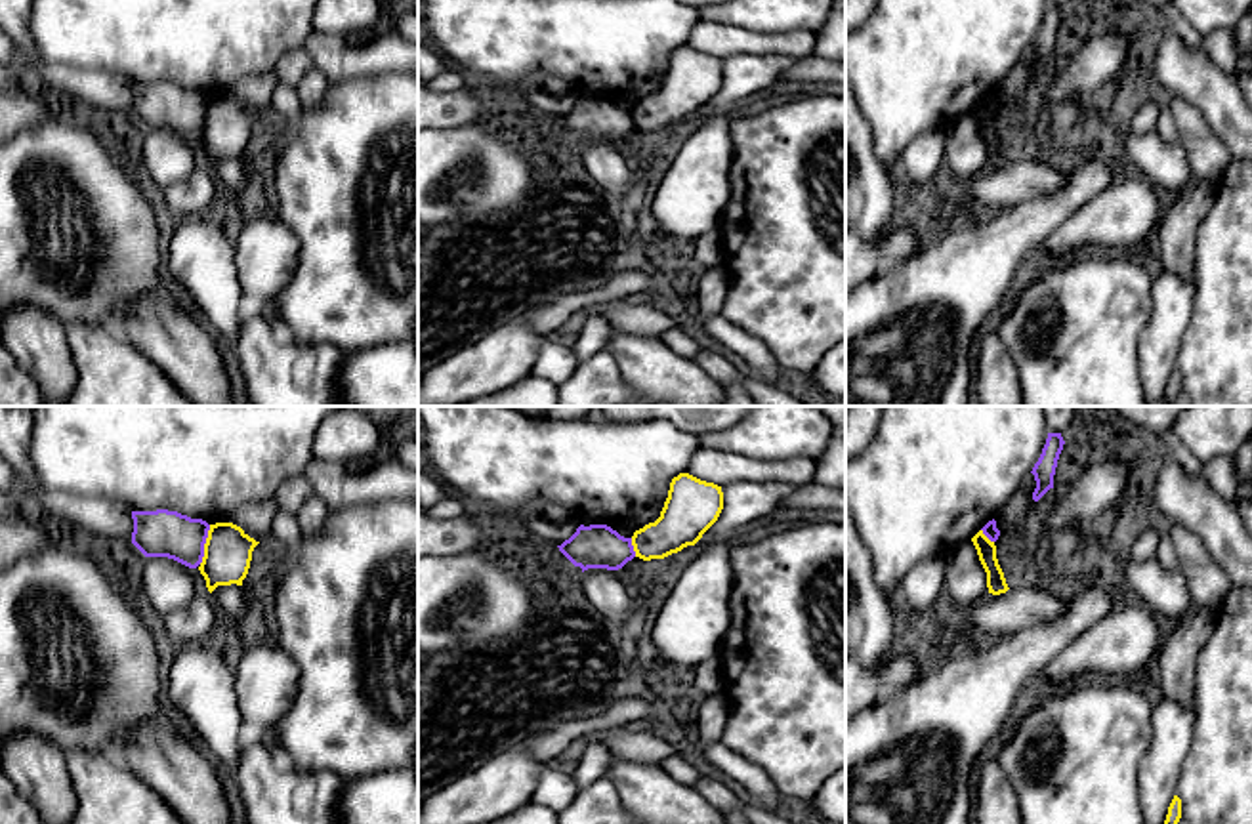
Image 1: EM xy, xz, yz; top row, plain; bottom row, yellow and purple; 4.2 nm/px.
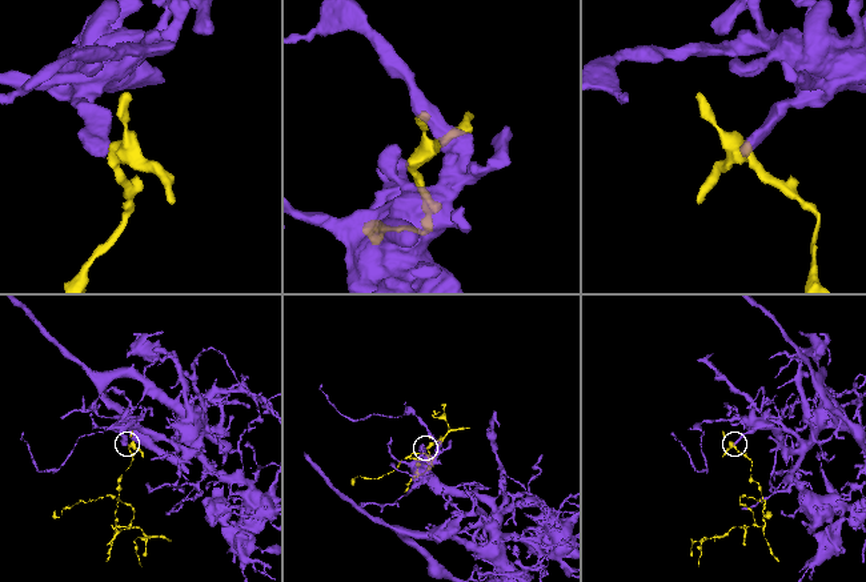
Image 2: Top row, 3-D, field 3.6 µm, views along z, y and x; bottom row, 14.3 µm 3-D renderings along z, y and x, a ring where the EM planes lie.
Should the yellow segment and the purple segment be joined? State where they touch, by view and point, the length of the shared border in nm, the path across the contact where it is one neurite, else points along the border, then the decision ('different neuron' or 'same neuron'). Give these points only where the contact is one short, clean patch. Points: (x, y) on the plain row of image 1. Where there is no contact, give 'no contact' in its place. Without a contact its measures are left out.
meets yellow in xy at (205, 117); contact 180 nm long; border along xy (210, 98), (205, 128), (199, 136); different neuron

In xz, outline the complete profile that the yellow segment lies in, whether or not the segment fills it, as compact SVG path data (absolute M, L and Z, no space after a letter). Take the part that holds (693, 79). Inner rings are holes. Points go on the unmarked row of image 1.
M679 46L670 55L660 90L634 105L636 130L643 134L664 132L695 118L718 93L721 82L721 59Z

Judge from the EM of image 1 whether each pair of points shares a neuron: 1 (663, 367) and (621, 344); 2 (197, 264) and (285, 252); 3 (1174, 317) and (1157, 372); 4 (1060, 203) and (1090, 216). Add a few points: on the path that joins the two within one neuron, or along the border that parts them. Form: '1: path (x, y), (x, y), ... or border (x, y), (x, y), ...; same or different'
1: path (653, 367), (630, 351); same
2: border (233, 245), (233, 264), (247, 302); different
3: path (1165, 330), (1159, 340), (1157, 359); same
4: border (1111, 184), (1073, 210), (1043, 241); different

